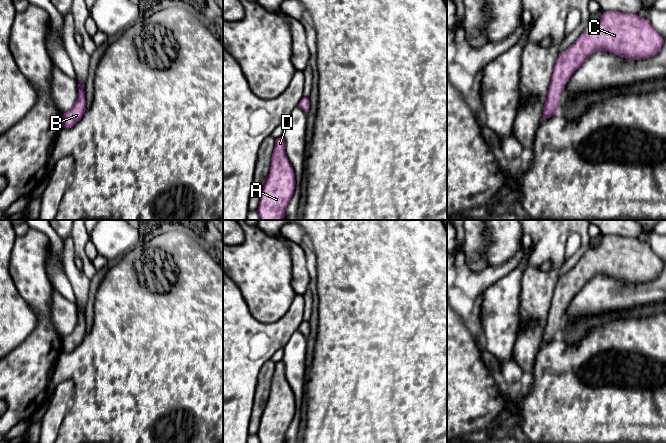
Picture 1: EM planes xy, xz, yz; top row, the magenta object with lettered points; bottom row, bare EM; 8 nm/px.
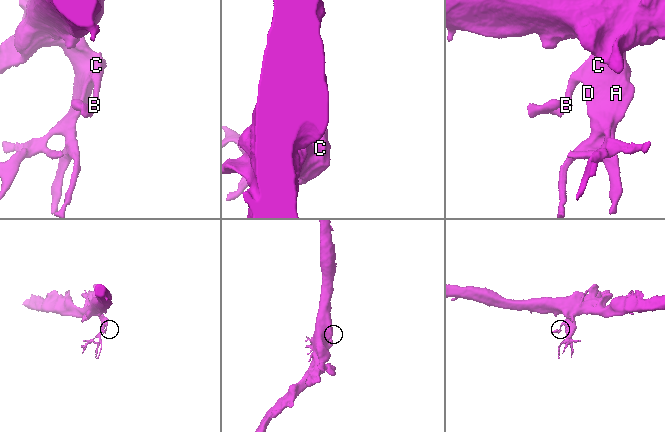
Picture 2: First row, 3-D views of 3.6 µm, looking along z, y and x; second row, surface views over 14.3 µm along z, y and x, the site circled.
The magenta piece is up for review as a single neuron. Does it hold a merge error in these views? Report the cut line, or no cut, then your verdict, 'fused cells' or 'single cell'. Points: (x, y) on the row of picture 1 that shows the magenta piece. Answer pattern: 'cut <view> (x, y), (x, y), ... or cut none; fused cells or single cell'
cut none; single cell

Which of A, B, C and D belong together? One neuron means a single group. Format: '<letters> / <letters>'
A B C D

